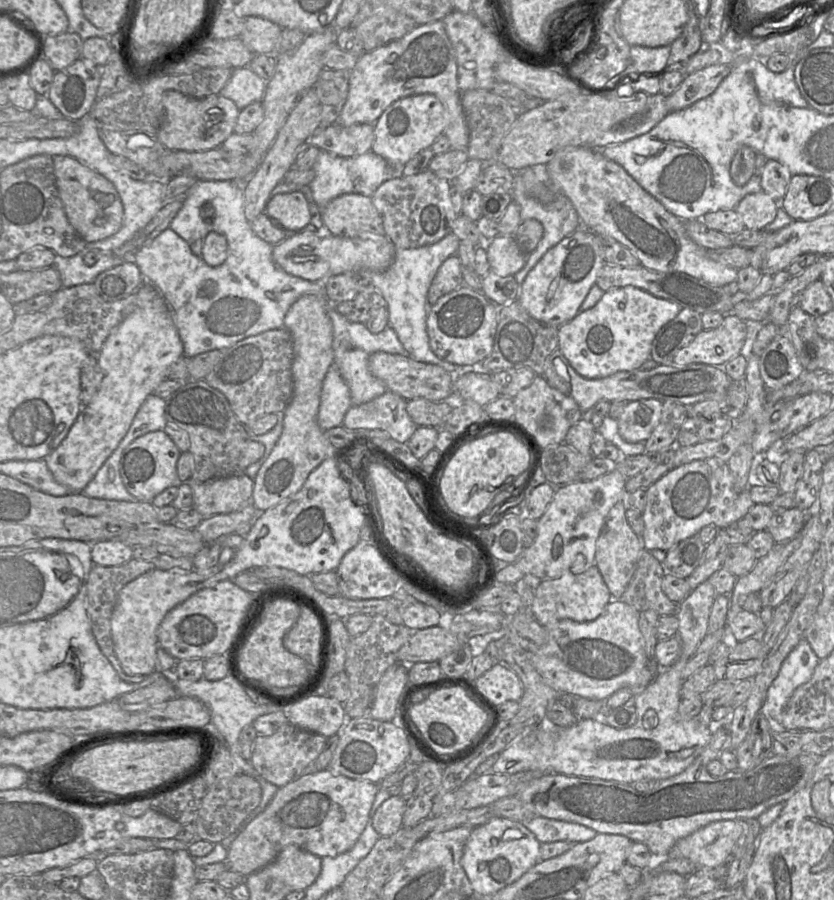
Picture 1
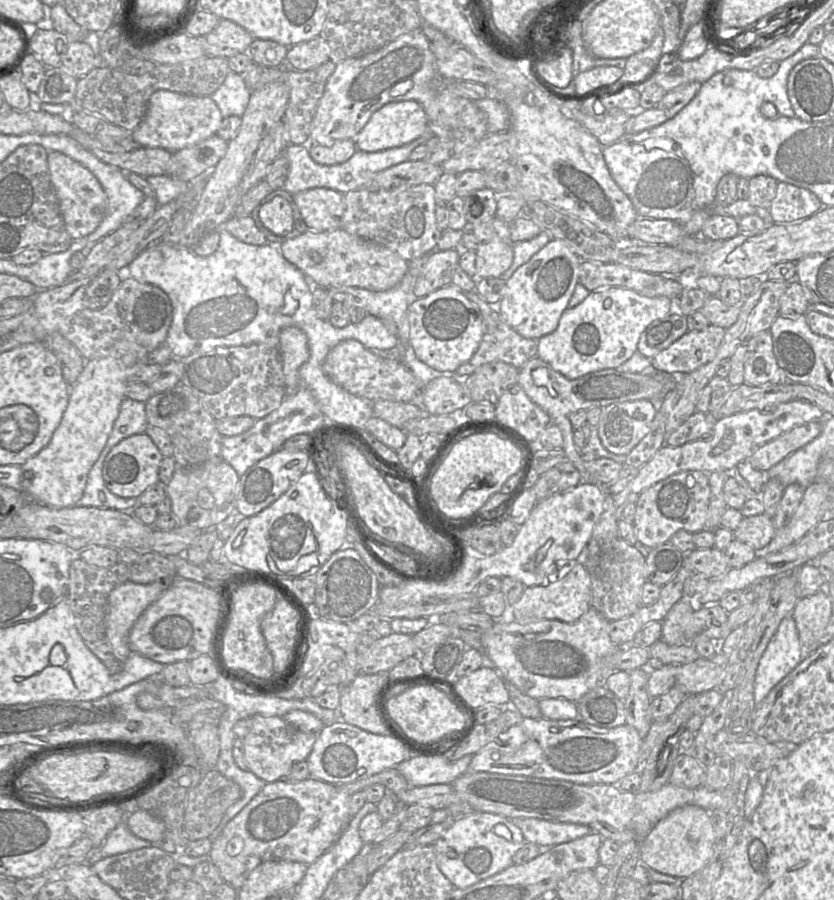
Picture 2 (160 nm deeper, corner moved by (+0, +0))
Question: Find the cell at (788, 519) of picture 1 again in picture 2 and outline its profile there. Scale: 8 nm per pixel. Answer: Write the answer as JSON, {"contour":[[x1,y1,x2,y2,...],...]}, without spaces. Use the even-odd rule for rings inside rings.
{"contour":[[761,514,743,517,738,527,733,531,733,535,734,539,758,551,770,544,776,532,772,517]]}

